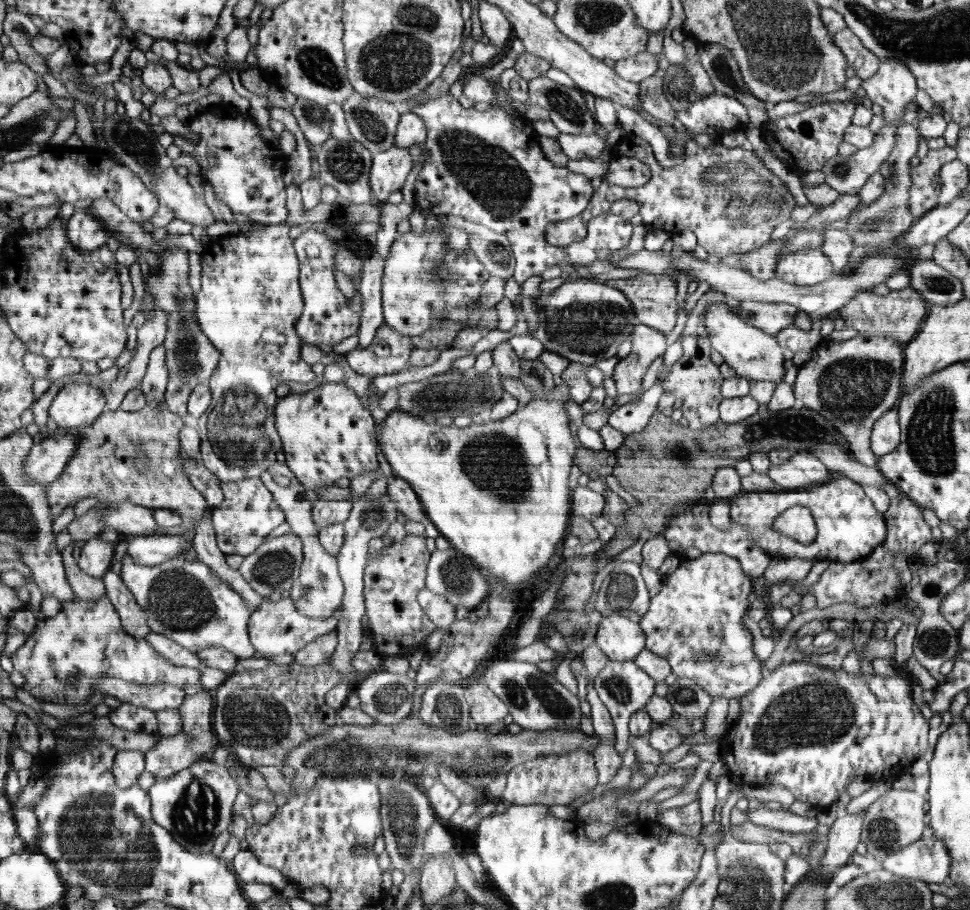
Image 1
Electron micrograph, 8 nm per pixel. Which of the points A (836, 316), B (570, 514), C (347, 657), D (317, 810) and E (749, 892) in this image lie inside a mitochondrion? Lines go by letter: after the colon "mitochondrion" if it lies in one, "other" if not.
A: other
B: other
C: other
D: other
E: mitochondrion

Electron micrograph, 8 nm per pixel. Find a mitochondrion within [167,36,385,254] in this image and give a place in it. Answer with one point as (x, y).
(316, 64)

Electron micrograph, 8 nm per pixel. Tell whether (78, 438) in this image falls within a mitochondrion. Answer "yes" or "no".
no

